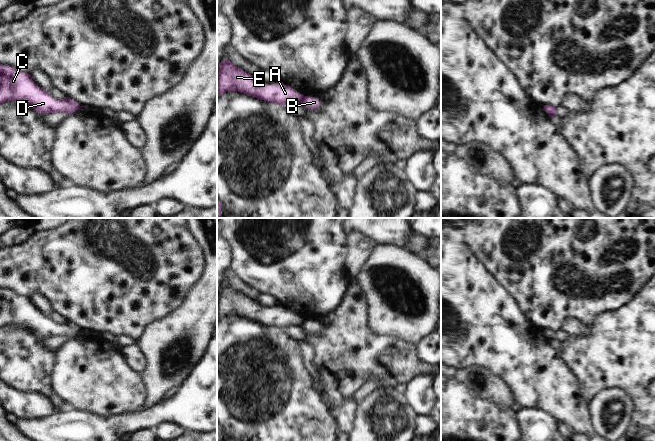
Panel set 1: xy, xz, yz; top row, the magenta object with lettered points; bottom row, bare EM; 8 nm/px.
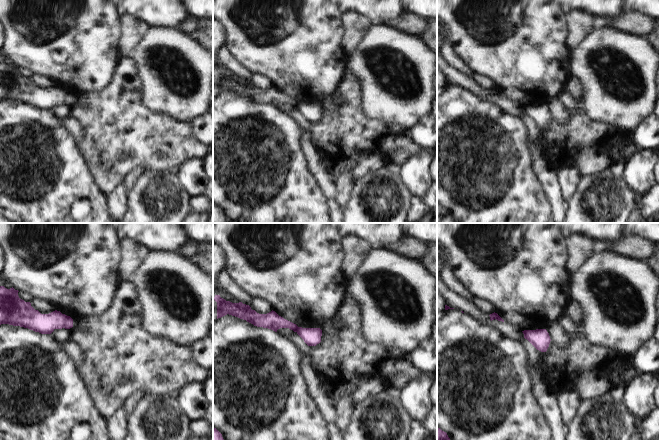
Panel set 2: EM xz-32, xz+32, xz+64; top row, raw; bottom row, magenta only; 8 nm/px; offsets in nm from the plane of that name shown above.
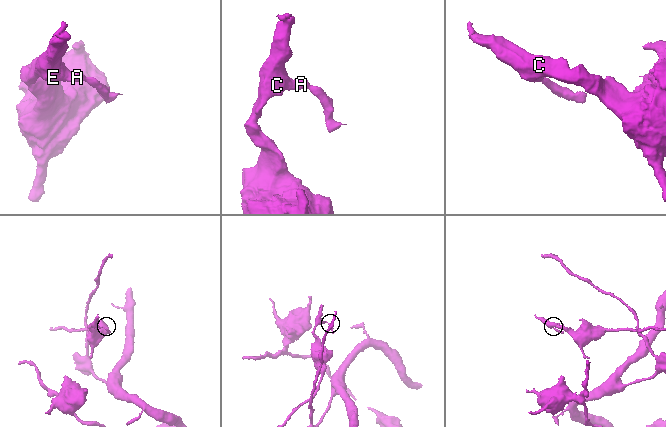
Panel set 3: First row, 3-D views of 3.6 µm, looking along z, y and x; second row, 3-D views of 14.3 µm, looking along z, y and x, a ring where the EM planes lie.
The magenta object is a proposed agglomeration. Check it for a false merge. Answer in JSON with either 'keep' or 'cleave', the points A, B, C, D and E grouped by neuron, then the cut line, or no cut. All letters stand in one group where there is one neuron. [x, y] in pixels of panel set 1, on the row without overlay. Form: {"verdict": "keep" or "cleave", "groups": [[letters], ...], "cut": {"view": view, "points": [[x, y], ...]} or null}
{"verdict": "cleave", "groups": [["A", "C", "D", "E"], ["B"]], "cut": {"view": "xz", "points": [[305, 320], [301, 326]]}}

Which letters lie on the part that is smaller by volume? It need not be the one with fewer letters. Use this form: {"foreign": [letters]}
{"foreign": ["B"]}

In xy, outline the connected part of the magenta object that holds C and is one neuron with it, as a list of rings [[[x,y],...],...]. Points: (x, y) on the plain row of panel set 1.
[[[0,288],[0,328],[6,325],[22,327],[42,338],[74,337],[81,331],[69,321],[61,324],[53,323],[27,296]]]

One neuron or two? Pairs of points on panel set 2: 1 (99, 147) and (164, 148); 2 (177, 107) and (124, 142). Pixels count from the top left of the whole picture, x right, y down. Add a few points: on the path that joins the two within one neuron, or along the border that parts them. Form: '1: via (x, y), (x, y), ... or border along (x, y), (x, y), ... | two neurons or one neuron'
1: via (115, 147), (148, 147) | one neuron
2: border along (143, 106), (149, 111), (167, 114), (187, 123) | two neurons

